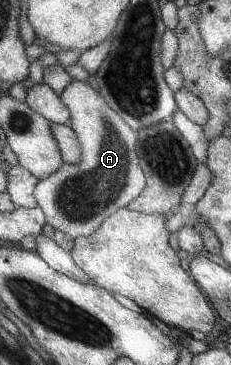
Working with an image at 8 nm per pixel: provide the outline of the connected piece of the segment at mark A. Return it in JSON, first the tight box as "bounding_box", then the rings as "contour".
{"bounding_box":[35,82,147,239],"contour":[[[72,82],[61,95],[64,104],[71,109],[72,120],[70,126],[75,130],[82,146],[82,162],[70,164],[64,162],[60,170],[42,179],[35,189],[39,207],[44,210],[47,223],[63,237],[71,239],[96,236],[104,222],[114,215],[114,212],[130,205],[147,188],[147,174],[138,160],[136,146],[138,146],[138,131],[134,130],[122,118],[122,114],[112,109],[99,91],[84,82]]]}

